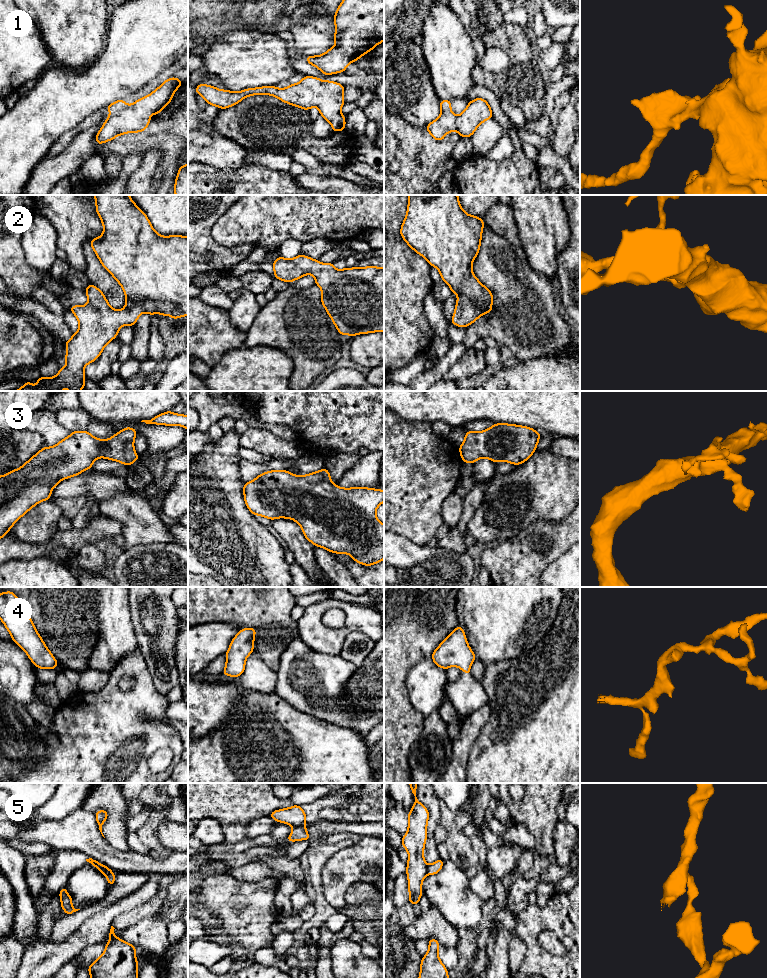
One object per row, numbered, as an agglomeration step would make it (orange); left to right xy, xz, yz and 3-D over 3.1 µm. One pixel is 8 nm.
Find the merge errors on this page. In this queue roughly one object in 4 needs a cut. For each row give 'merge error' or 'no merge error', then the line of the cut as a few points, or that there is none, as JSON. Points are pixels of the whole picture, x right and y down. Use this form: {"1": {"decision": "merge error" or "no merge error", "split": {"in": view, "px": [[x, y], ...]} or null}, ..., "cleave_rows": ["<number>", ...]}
{"1": {"decision": "no merge error", "split": null}, "2": {"decision": "no merge error", "split": null}, "3": {"decision": "no merge error", "split": null}, "4": {"decision": "no merge error", "split": null}, "5": {"decision": "merge error", "split": {"in": "xz", "px": [[304, 825], [294, 827]]}}, "cleave_rows": ["5"]}

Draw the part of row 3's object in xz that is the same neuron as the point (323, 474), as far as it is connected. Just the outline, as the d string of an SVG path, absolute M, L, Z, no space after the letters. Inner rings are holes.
M323 468L303 476L286 470L267 471L245 483L243 493L253 515L294 520L314 546L332 553L350 554L355 562L367 567L384 559L384 525L376 517L378 506L384 502L384 490L341 488L332 483L329 471Z

